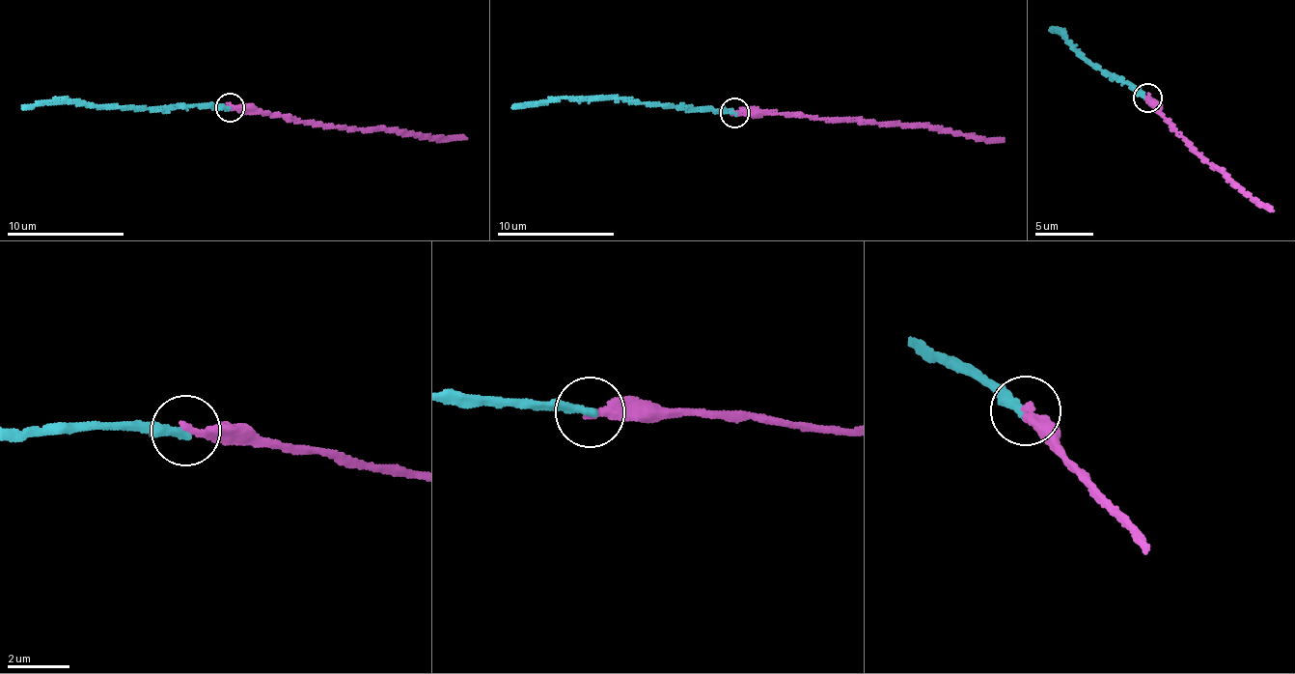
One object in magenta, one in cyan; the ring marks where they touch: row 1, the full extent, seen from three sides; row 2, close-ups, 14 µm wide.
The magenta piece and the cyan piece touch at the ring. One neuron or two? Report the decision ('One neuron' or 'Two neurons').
Two neurons

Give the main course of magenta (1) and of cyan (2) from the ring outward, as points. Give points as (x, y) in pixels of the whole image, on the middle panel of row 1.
1: (734, 112), (757, 110), (853, 121), (920, 124), (953, 135), (1004, 141)
2: (734, 112), (635, 103), (619, 98), (590, 100), (562, 98), (534, 105), (513, 105)

